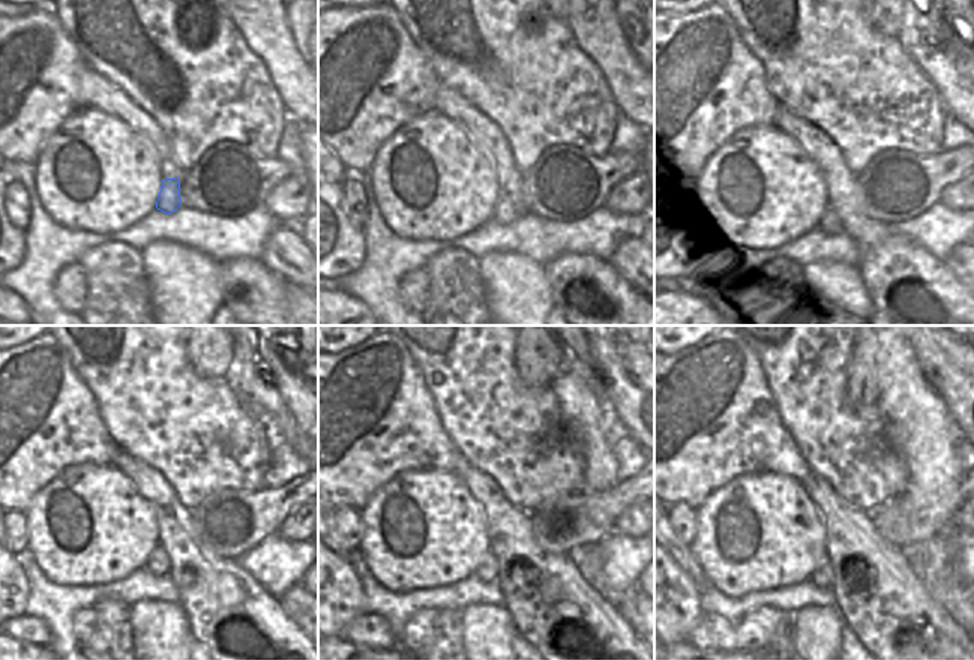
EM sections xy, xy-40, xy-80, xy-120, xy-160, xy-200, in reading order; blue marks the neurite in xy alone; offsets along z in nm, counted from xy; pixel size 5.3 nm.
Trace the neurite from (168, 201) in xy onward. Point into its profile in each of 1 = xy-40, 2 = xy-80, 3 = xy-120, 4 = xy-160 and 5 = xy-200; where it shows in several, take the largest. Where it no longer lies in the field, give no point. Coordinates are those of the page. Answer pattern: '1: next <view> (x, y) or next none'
1: next xy-40 (505, 212)
2: next xy-80 (830, 224)
3: next xy-120 (158, 563)
4: next xy-160 (488, 570)
5: next xy-200 (823, 578)

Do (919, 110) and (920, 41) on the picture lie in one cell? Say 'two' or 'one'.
two

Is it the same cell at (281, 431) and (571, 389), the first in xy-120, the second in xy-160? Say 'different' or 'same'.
different

